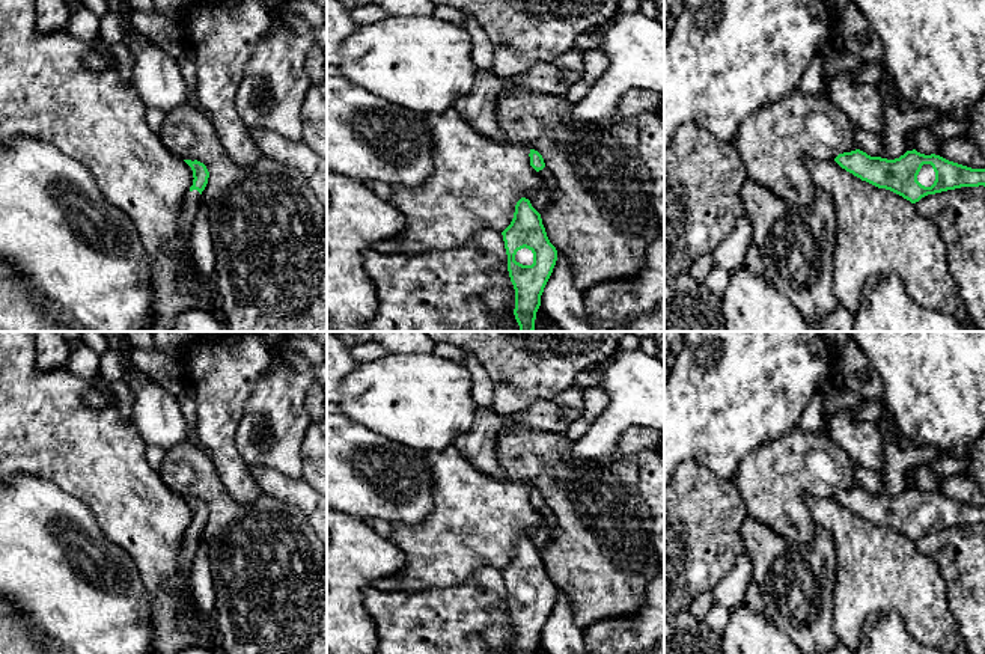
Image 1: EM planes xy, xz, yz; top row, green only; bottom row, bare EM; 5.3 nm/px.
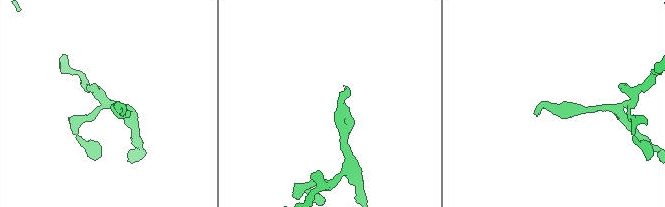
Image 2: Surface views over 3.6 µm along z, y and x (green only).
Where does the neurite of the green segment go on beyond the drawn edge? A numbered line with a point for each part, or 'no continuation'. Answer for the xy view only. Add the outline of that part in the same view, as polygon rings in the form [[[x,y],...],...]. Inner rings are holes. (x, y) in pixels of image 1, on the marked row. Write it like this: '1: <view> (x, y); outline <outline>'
1: xy (190, 202); outline [[[193,190],[187,193],[182,202],[182,215],[181,215],[179,228],[181,228],[184,256],[193,256],[193,249],[191,249],[193,223],[196,219],[200,196],[202,194],[197,190]]]

